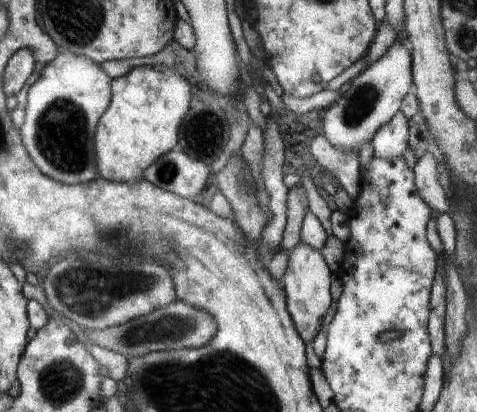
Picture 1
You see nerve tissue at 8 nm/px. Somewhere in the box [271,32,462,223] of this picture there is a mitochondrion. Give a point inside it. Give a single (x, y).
(364, 99)

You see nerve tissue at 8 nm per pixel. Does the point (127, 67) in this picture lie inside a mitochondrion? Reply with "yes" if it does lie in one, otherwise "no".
no

